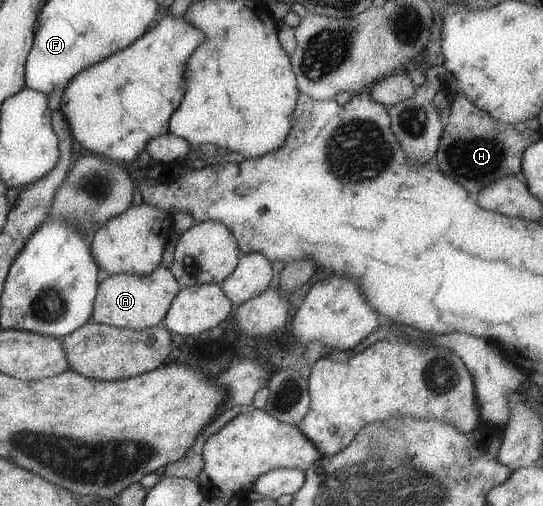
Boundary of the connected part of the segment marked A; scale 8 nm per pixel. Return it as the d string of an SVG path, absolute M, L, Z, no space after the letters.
M156 266L149 274L136 276L110 274L97 285L96 297L88 322L114 326L120 329L143 330L161 324L172 298L180 286L172 276L170 268Z

